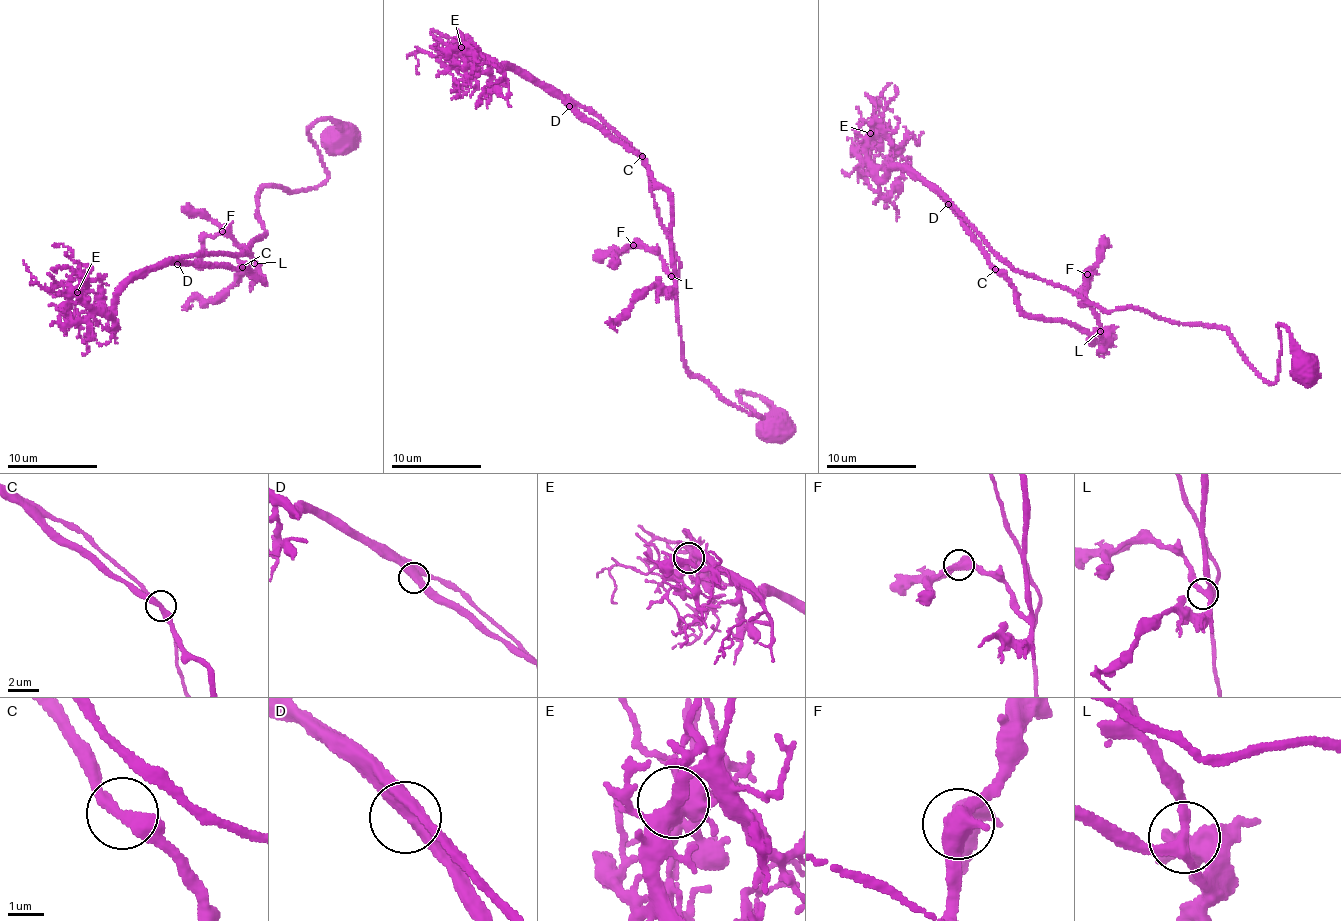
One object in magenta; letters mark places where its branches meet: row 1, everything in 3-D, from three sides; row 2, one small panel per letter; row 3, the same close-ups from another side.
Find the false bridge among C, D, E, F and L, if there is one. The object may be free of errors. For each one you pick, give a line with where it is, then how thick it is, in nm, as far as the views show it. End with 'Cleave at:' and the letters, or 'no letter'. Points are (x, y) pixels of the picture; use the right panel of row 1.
Cleave at: no letter

